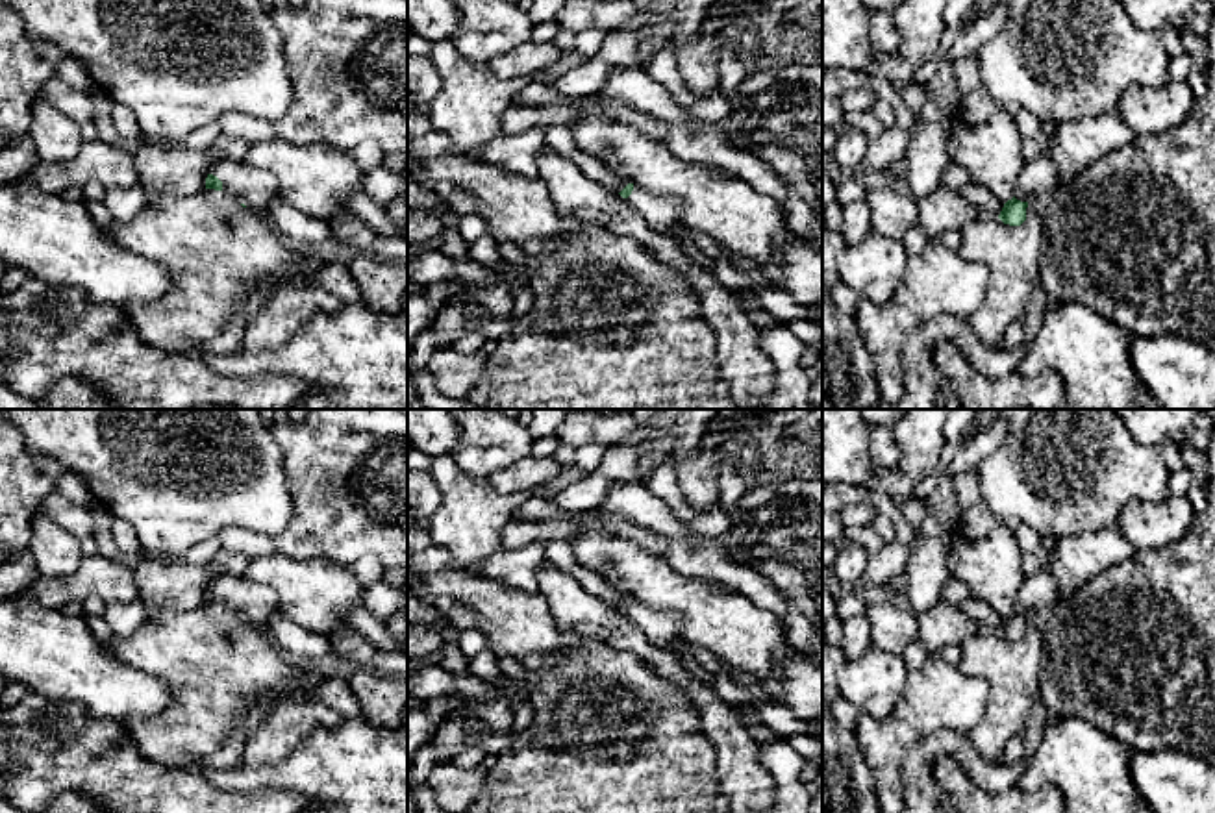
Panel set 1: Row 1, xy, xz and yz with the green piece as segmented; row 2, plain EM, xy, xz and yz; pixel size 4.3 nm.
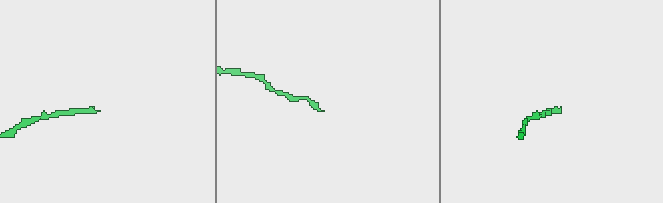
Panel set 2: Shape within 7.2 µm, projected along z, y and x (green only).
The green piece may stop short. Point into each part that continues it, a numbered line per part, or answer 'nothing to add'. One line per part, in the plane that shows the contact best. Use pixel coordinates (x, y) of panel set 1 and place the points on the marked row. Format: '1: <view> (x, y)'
1: xy (256, 189)

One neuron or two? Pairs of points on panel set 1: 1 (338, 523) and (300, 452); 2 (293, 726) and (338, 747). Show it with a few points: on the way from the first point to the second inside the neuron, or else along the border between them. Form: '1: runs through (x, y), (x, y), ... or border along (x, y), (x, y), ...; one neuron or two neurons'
1: runs through (338, 506), (338, 489), (317, 469); one neuron
2: border along (345, 719), (332, 726), (315, 728), (275, 762); two neurons

